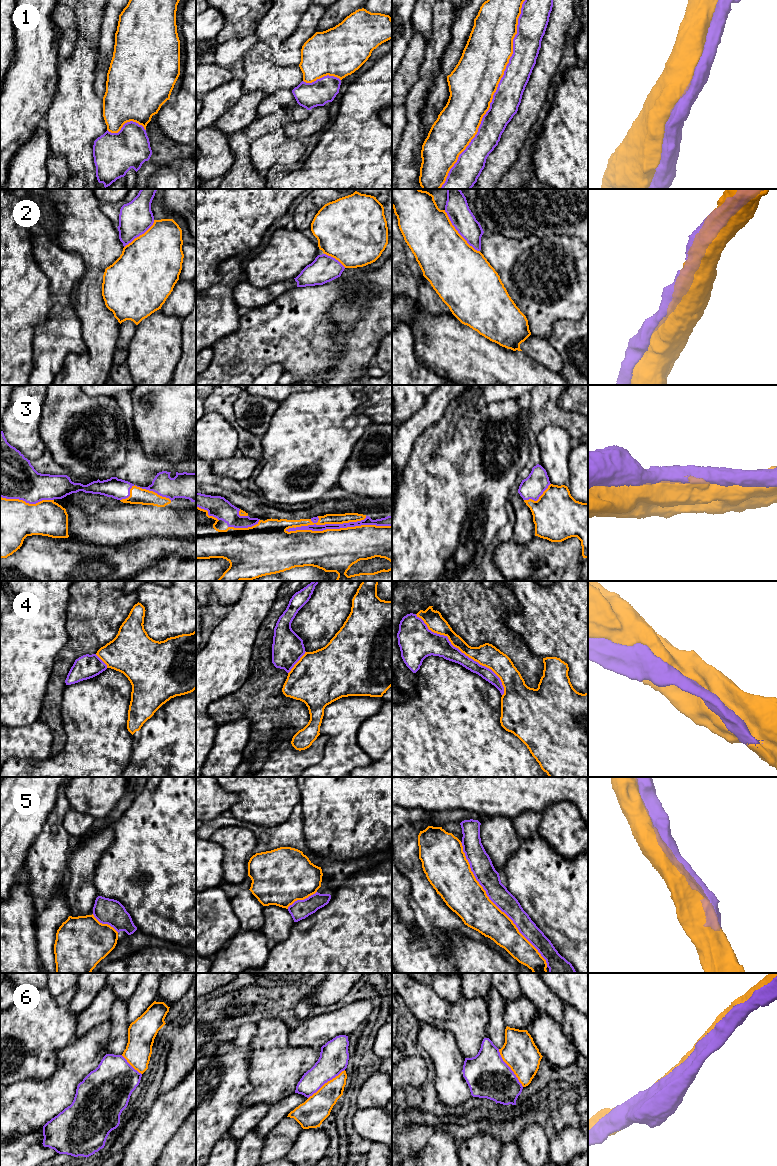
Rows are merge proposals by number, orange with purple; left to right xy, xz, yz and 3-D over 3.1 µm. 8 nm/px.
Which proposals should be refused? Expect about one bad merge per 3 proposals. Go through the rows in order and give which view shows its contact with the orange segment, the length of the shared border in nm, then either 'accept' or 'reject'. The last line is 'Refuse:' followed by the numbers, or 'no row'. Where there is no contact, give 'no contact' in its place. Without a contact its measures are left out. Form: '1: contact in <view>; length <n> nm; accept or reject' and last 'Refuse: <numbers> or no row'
1: contact in yz; length 1650 nm; accept
2: contact in yz; length 440 nm; accept
3: contact in xz; length 850 nm; accept
4: contact in yz; length 950 nm; accept
5: contact in yz; length 1200 nm; reject
6: contact in yz; length 360 nm; reject
Refuse: 5, 6

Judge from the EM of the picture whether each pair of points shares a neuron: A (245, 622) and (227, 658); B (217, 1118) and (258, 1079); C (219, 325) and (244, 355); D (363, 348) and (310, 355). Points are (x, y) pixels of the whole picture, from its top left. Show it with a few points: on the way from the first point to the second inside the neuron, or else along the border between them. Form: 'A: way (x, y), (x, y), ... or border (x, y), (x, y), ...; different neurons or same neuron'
A: way (237, 631), (229, 649); same neuron
B: border (249, 1062), (248, 1079), (252, 1089), (239, 1105); different neurons
C: border (240, 316), (238, 328), (219, 338), (211, 346); different neurons
D: border (337, 329), (333, 341), (345, 351), (333, 370); different neurons

